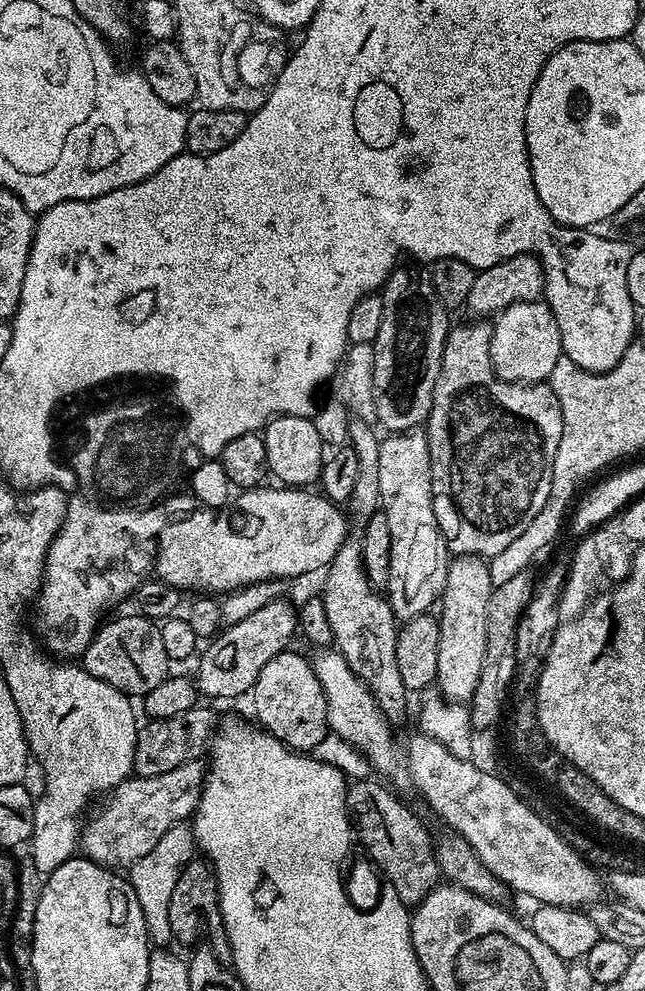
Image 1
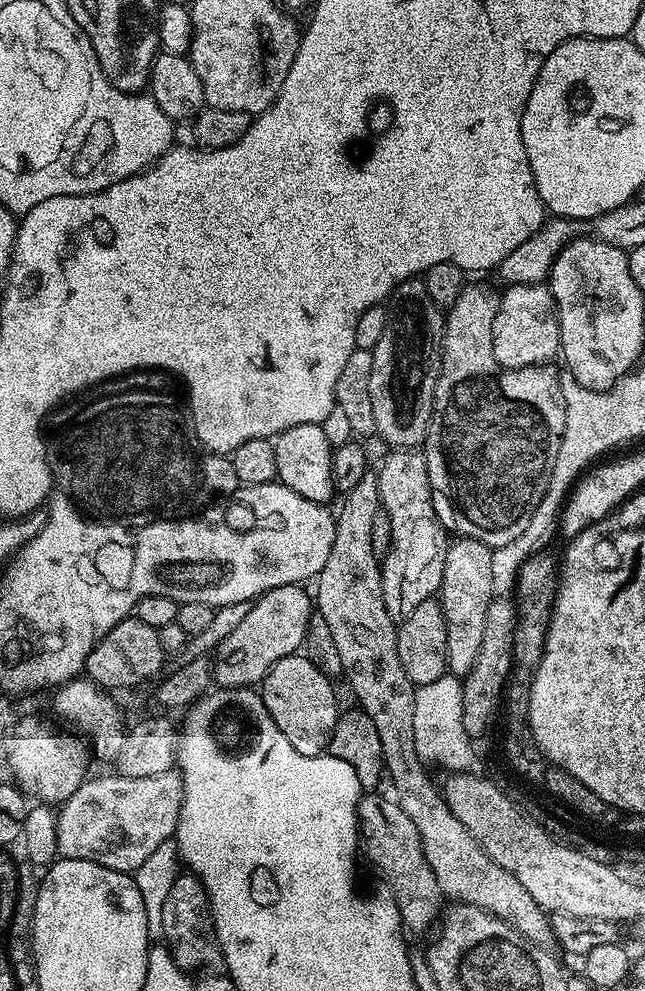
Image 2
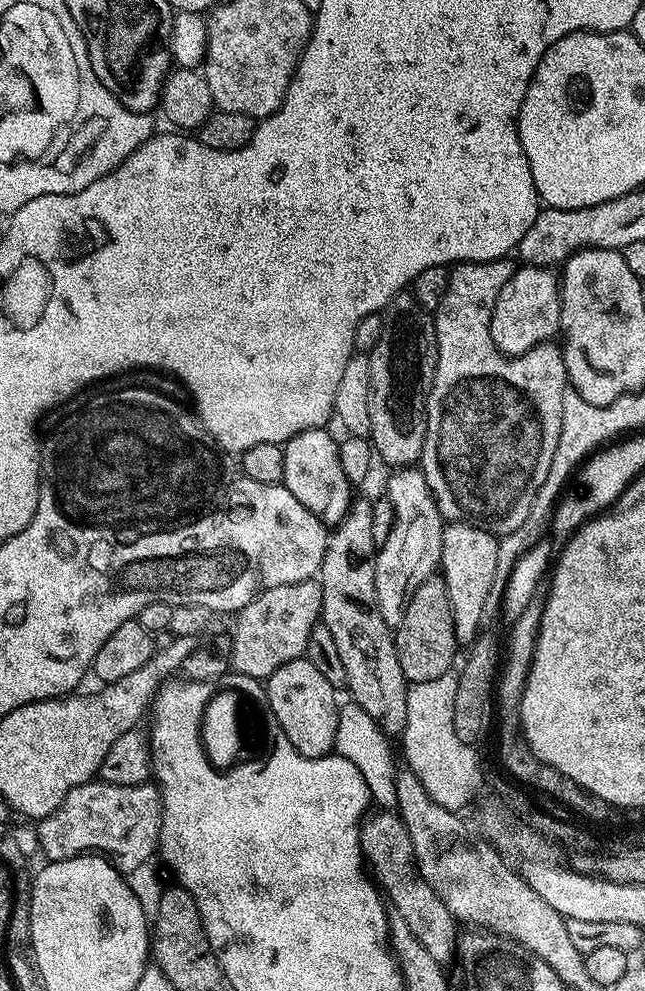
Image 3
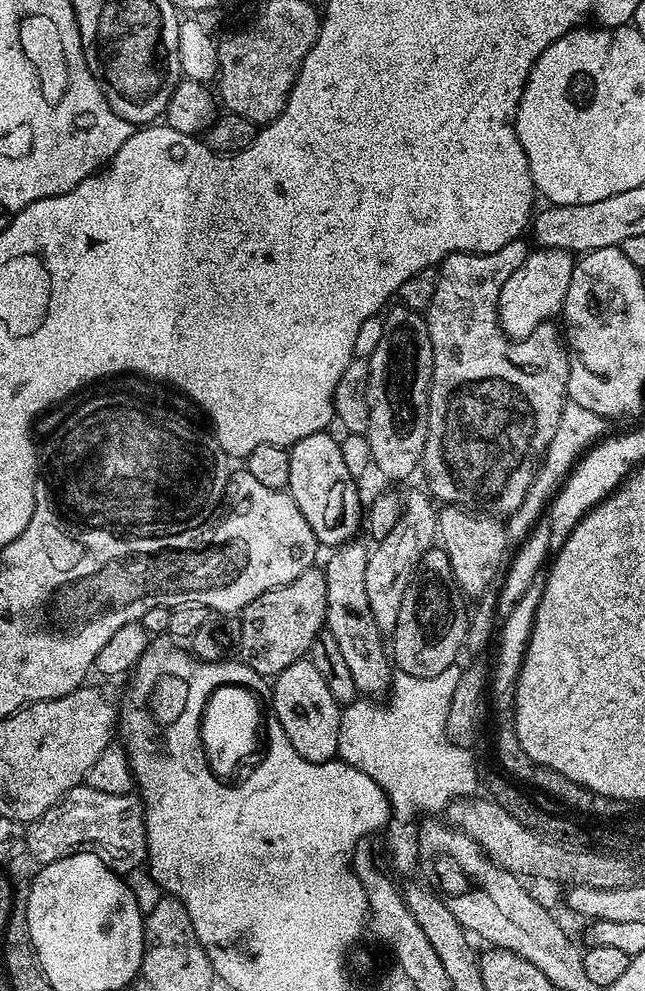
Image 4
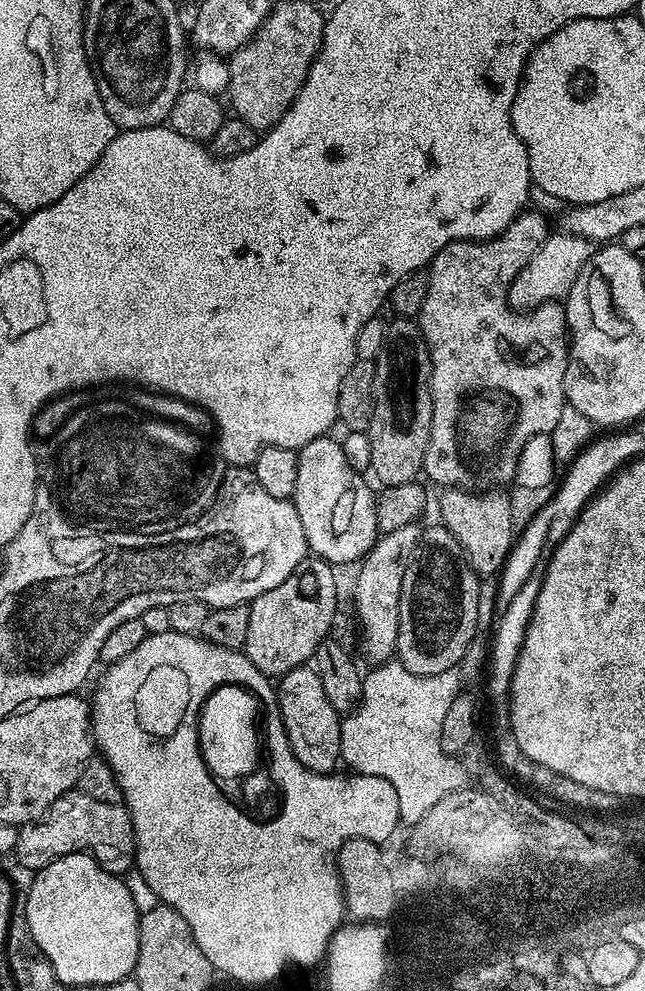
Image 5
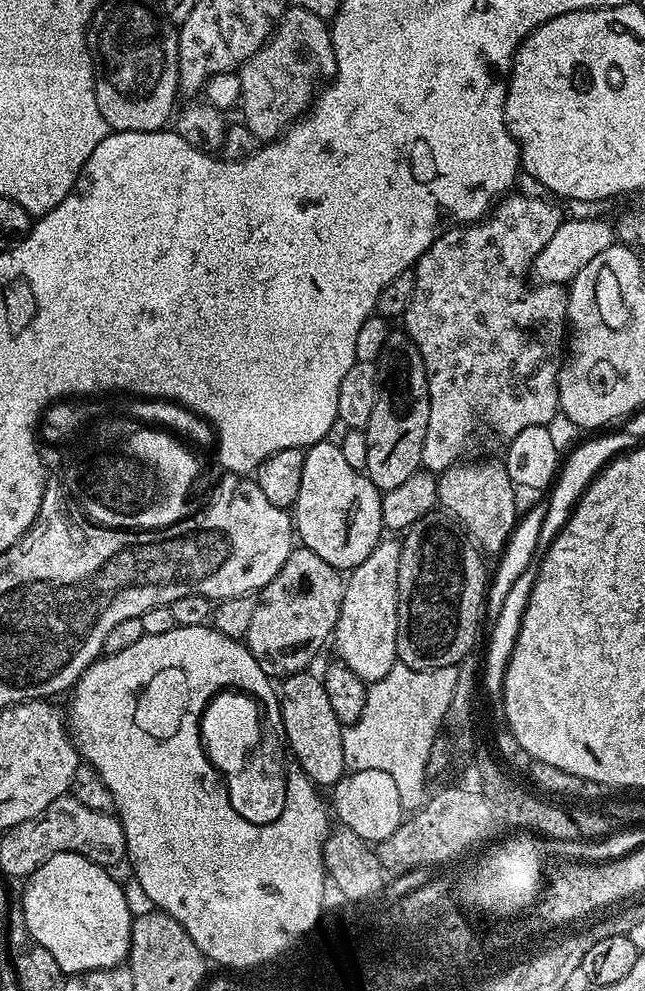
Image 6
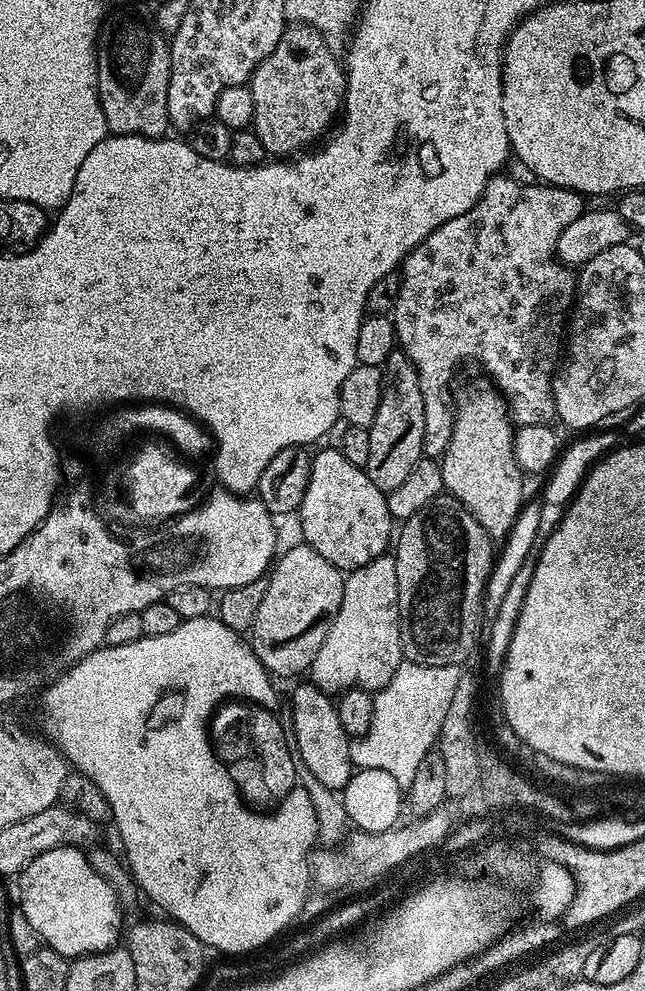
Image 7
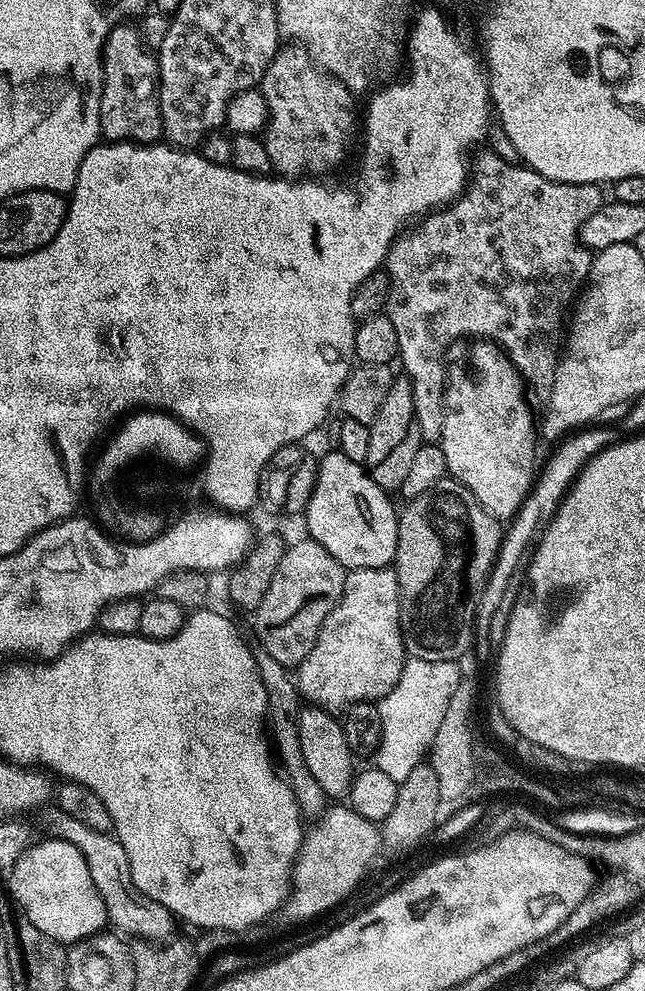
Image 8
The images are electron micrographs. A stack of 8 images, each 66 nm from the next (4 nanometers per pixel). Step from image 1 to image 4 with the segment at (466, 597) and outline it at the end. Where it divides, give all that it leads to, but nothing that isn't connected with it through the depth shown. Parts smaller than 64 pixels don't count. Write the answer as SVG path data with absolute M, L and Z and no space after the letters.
M444 506L436 517L436 530L444 553L450 558L454 578L461 592L468 598L479 598L493 587L492 579L499 577L505 563L504 551L510 548L504 524L491 514L477 514L472 510L461 510L456 506Z

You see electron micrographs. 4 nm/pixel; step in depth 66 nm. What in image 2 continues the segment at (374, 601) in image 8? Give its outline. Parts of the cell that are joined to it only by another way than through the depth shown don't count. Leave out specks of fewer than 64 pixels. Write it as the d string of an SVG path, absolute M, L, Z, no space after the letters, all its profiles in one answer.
M392 450L375 473L380 487L380 503L392 523L392 541L380 565L382 598L394 621L405 620L423 600L433 599L444 581L444 563L450 543L449 533L432 505L433 491L420 450Z

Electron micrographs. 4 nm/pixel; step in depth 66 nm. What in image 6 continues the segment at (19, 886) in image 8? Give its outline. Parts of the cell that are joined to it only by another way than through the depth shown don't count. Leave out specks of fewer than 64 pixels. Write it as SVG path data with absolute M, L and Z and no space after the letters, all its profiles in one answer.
M63 852L46 858L27 877L22 897L26 926L66 974L119 968L127 961L134 918L126 906L123 883L112 874L80 852Z

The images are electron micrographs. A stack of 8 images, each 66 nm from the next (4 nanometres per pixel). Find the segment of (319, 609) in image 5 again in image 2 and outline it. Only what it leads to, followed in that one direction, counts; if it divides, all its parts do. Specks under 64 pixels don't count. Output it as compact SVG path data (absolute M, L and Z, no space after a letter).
M298 584L278 586L256 597L250 614L220 643L211 661L212 679L224 690L237 690L247 684L259 685L272 664L303 649L306 630L314 615L314 600L307 587Z

